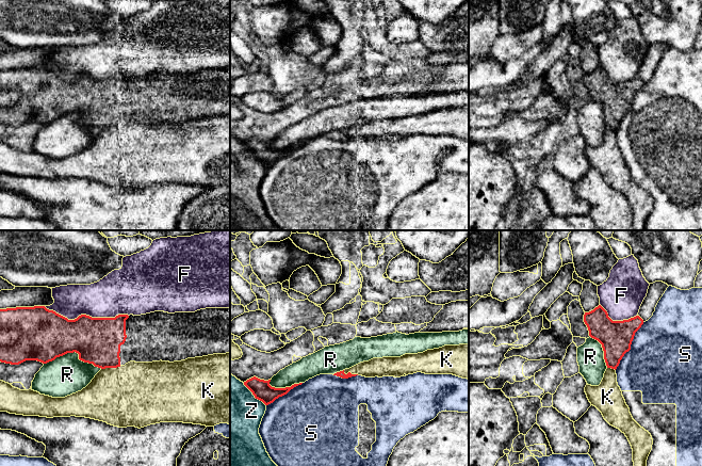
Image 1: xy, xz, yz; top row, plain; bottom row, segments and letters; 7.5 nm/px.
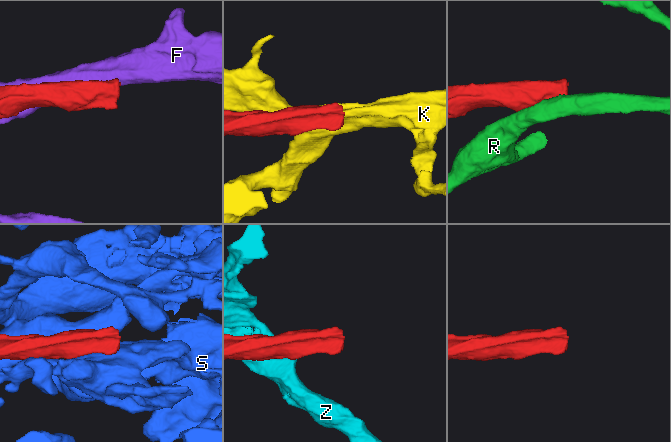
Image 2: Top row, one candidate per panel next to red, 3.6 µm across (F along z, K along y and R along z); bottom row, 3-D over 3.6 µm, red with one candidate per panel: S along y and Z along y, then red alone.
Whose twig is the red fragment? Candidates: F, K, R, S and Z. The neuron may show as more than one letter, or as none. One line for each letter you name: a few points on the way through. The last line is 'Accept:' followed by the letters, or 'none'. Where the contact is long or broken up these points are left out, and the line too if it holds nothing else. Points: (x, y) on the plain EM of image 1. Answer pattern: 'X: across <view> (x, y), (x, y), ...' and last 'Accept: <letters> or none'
Accept: none

